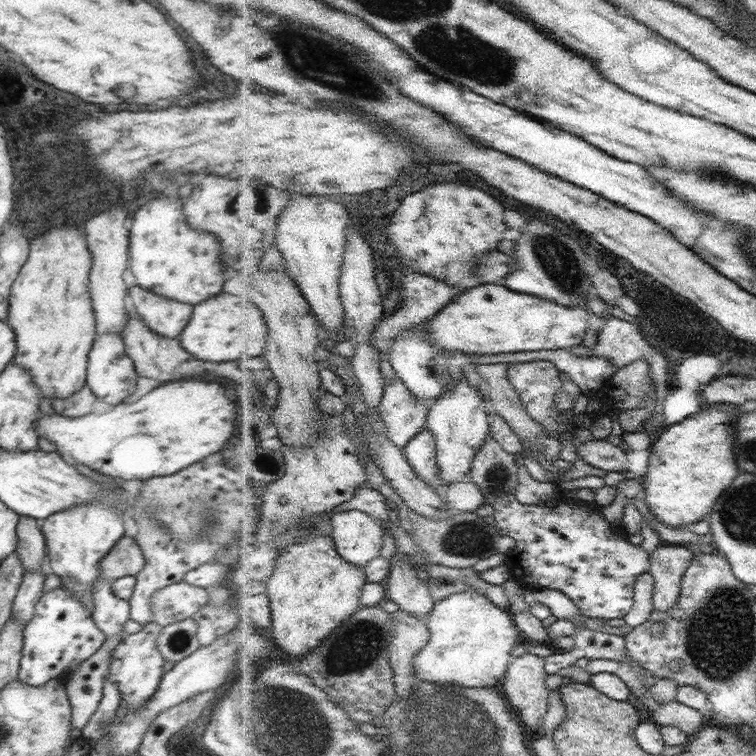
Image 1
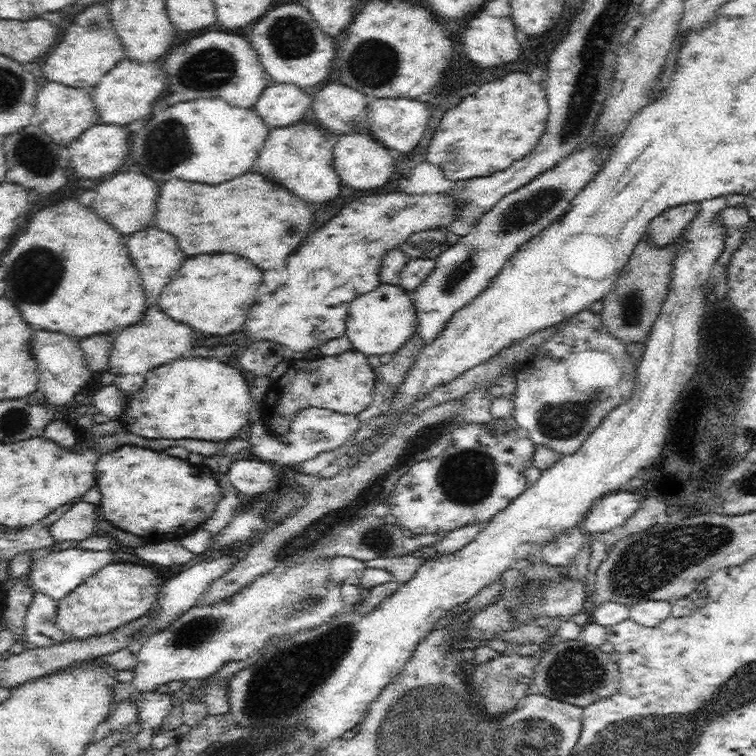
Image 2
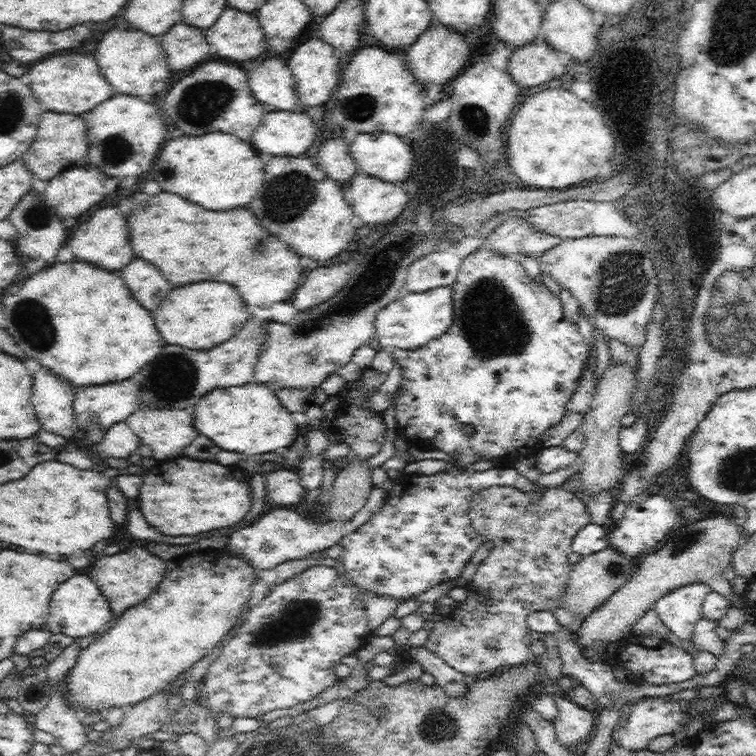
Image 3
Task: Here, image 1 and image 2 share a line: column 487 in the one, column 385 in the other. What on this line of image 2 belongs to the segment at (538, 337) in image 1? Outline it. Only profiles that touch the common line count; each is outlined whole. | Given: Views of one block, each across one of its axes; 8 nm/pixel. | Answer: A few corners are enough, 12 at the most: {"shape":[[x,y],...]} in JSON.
{"shape":[[398,285],[354,297],[344,317],[352,349],[396,350],[418,326]]}

